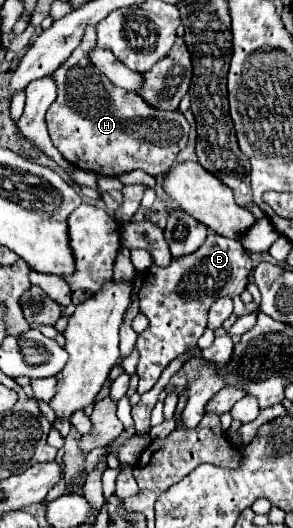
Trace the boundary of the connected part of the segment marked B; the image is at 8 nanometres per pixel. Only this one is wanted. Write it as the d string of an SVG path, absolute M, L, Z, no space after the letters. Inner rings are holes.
M209 234L197 252L183 258L173 258L167 268L151 266L143 272L139 300L141 312L149 318L149 326L137 338L137 348L141 354L137 364L139 394L153 388L163 368L173 358L181 356L187 346L197 344L203 330L207 328L207 310L219 296L237 296L245 290L251 268L251 258L237 240Z

